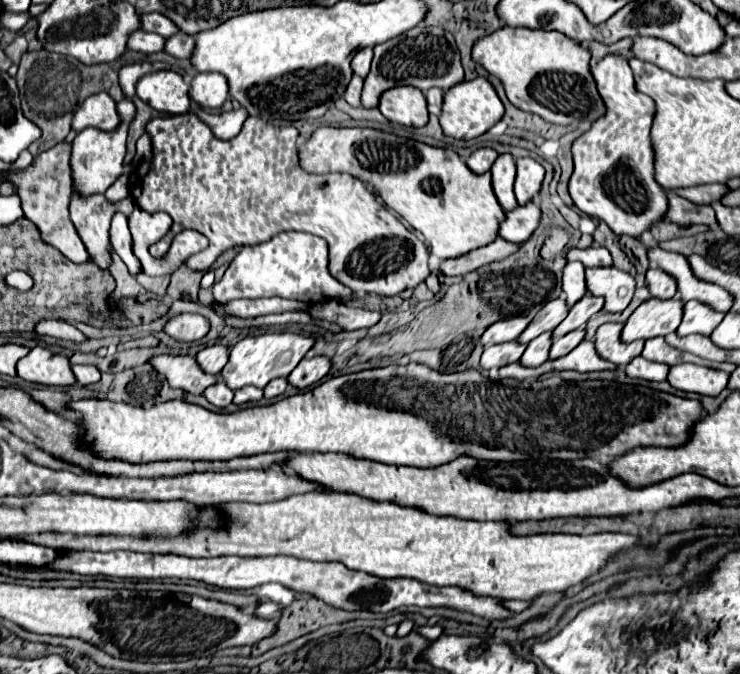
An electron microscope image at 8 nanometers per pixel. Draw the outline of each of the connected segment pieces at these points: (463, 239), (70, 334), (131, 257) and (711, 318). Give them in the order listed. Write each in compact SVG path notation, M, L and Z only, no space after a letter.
M320 126L312 132L312 136L298 148L298 160L300 160L300 166L310 172L310 174L330 174L330 172L346 172L358 180L362 180L364 184L370 184L374 188L374 194L380 196L384 200L384 206L388 210L392 210L400 220L404 220L412 230L420 232L428 244L428 252L430 252L430 259L448 260L448 258L456 258L456 256L462 256L464 252L470 252L472 248L480 248L482 244L490 244L494 238L496 238L496 228L500 226L500 220L504 220L504 210L500 208L500 204L496 204L496 196L492 192L492 184L490 184L490 172L486 174L472 174L472 170L460 160L460 156L454 152L454 150L448 150L448 148L432 148L432 146L426 146L426 144L420 144L420 142L414 142L414 140L408 140L408 138L400 138L400 136L394 136L394 134L388 134L388 132L380 132L380 130L372 130L372 128L330 128L330 126Z
M44 320L36 326L36 332L40 336L52 336L52 338L60 338L60 340L70 340L70 342L86 342L86 336L74 326L74 324L68 324L68 322L60 322L60 320Z
M116 214L112 218L112 228L110 228L110 238L112 238L112 248L114 252L122 258L122 262L128 266L132 276L138 276L142 272L142 264L132 252L132 236L128 230L128 220L124 214Z
M688 300L684 304L682 324L678 326L676 332L678 332L678 336L688 336L688 334L710 336L714 332L714 328L722 322L722 318L724 318L724 312L718 312L698 300Z

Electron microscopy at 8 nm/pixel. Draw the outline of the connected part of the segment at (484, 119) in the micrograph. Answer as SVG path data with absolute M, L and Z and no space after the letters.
M474 78L470 82L460 82L458 86L450 88L444 96L442 114L440 114L440 126L444 136L456 138L456 140L472 140L480 134L484 134L490 126L494 126L504 116L504 106L492 88L492 84L486 78Z

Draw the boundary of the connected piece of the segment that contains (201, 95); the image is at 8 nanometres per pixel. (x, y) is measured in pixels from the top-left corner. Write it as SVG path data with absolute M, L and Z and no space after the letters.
M198 74L192 78L190 98L204 108L220 108L228 100L228 80L220 74Z

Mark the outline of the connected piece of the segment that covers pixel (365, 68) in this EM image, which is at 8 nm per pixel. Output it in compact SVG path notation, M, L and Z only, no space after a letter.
M362 48L352 60L354 74L358 74L360 78L366 78L370 72L370 62L372 62L372 48Z

